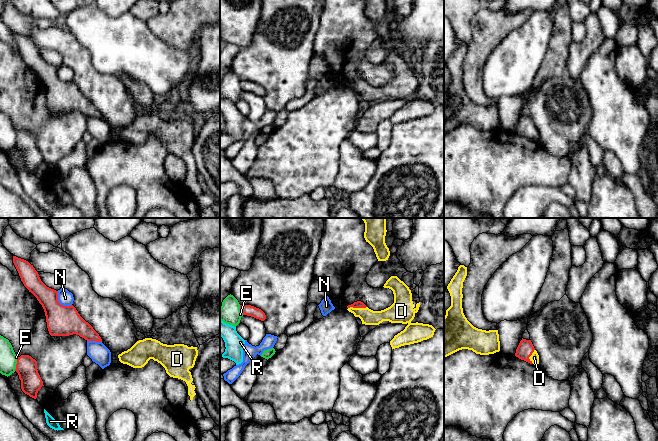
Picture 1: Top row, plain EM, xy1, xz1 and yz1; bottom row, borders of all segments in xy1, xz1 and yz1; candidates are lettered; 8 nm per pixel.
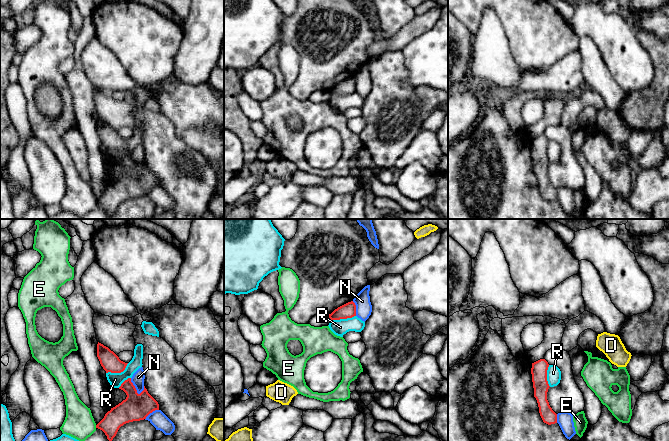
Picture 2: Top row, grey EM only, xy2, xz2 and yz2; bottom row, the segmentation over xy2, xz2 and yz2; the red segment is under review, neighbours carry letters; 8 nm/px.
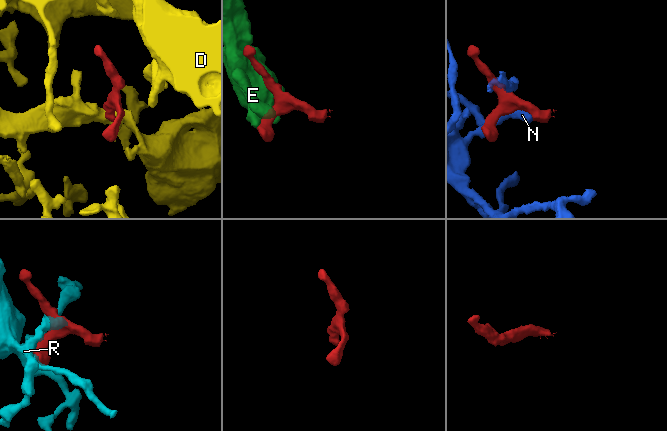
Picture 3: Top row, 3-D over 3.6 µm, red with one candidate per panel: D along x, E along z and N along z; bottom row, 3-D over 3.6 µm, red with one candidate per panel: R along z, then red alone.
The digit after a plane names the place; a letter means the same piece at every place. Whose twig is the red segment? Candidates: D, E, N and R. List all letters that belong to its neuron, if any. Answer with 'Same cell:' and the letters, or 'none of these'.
Same cell: D

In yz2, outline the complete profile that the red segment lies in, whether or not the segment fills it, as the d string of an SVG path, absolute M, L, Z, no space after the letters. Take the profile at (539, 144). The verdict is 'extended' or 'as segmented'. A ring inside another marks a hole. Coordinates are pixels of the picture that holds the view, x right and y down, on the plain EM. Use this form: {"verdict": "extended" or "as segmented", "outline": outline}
{"verdict": "as segmented", "outline": "M545 135L532 139L531 150L534 164L534 173L537 176L539 189L544 199L551 201L557 199L557 190L552 186L547 176L549 160L547 146L549 140Z"}

